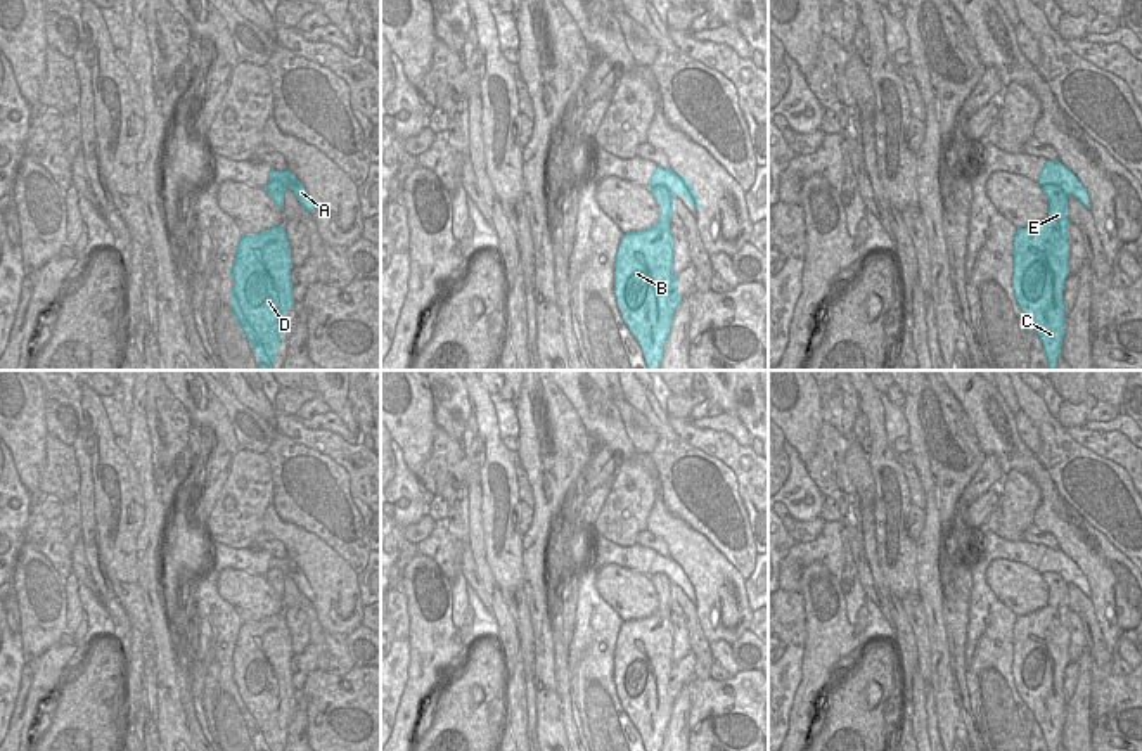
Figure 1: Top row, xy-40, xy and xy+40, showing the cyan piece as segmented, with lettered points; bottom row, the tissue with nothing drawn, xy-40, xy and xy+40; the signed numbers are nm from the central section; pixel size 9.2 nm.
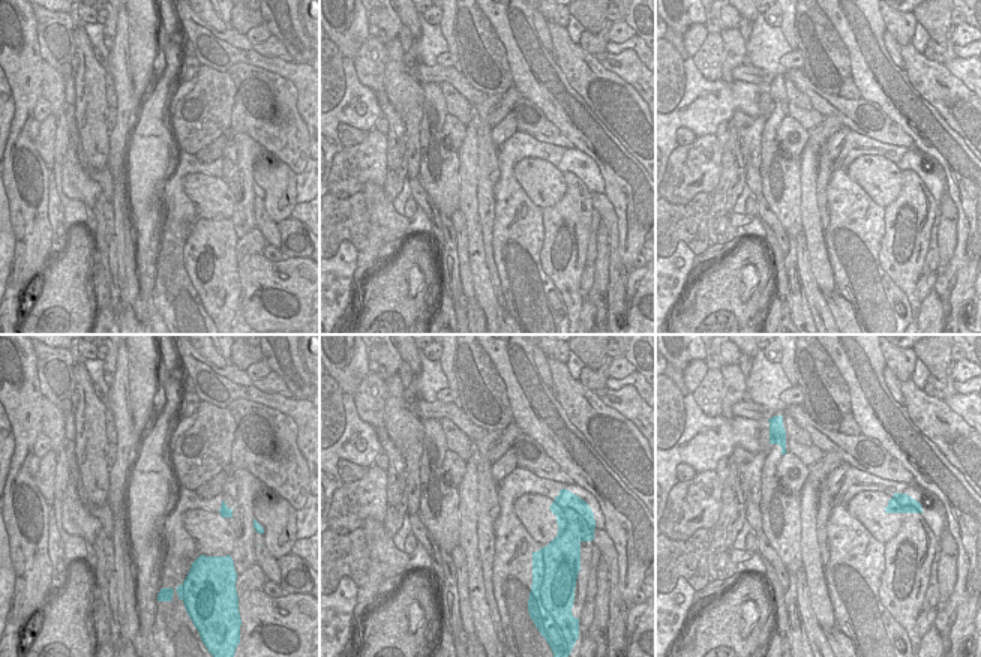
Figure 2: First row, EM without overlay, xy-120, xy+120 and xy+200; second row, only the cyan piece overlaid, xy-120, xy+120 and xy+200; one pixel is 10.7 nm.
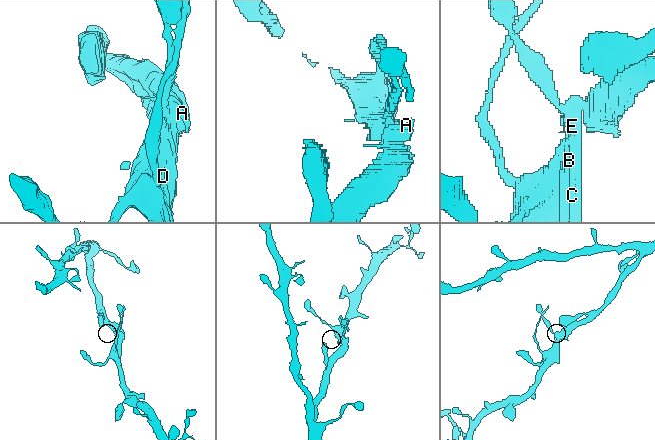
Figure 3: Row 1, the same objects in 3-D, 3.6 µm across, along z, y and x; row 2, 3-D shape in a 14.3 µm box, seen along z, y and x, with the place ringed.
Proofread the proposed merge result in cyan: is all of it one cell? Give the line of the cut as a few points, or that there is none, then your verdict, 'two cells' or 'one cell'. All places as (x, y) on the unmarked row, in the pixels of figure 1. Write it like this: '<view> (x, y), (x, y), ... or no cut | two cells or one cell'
no cut | one cell

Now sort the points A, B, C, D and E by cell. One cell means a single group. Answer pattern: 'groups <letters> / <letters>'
groups A B C D E

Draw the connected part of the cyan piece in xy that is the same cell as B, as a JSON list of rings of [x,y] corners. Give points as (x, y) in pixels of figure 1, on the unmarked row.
[[[656,555],[651,580],[661,594],[659,609],[642,619],[628,619],[616,640],[614,682],[623,708],[638,729],[645,751],[661,751],[675,697],[682,690],[673,658],[675,628],[671,602],[678,581],[701,595],[687,566],[671,555]]]

